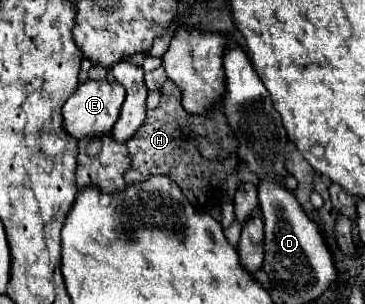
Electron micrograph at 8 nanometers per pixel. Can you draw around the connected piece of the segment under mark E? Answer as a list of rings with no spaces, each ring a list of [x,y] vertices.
[[[86,80],[78,86],[78,90],[66,100],[62,106],[64,116],[64,130],[74,140],[88,140],[92,136],[108,134],[114,126],[114,122],[120,116],[120,106],[124,102],[124,88],[118,82],[106,82],[106,80]]]

